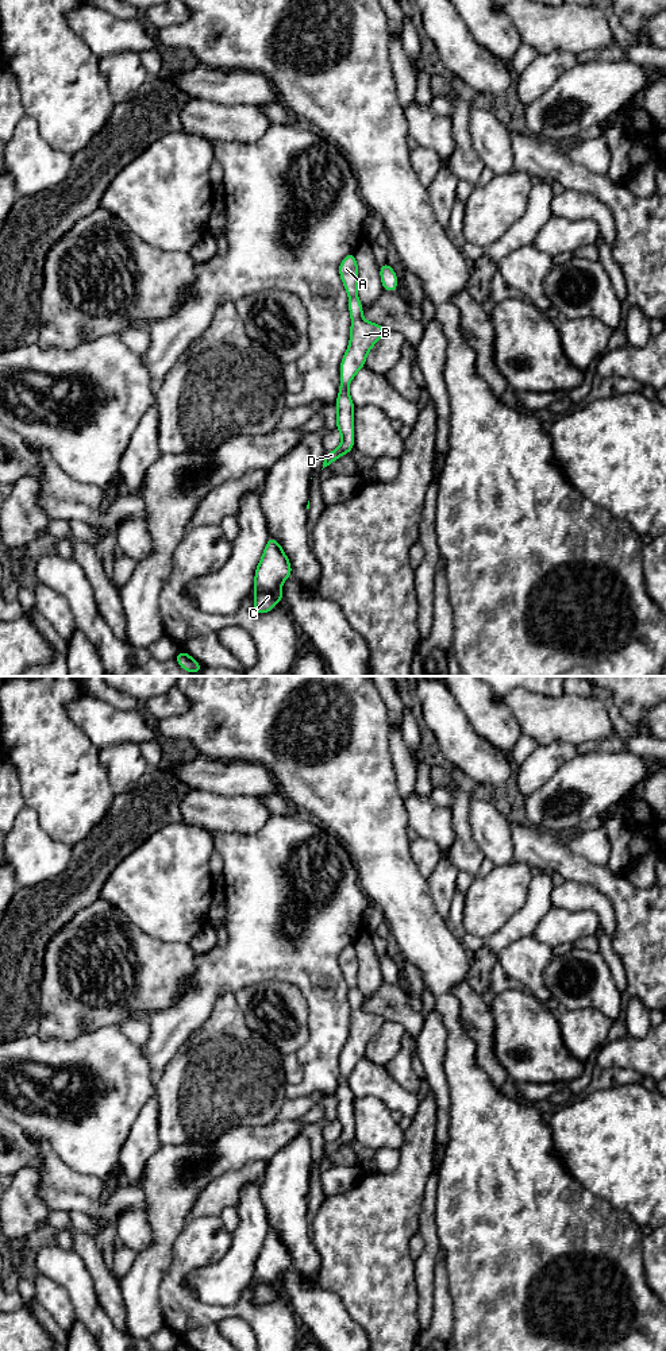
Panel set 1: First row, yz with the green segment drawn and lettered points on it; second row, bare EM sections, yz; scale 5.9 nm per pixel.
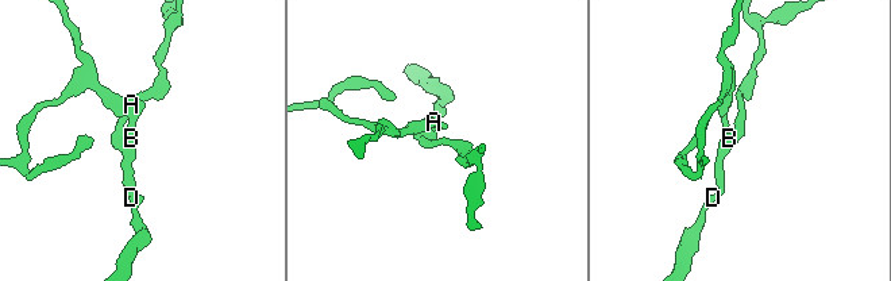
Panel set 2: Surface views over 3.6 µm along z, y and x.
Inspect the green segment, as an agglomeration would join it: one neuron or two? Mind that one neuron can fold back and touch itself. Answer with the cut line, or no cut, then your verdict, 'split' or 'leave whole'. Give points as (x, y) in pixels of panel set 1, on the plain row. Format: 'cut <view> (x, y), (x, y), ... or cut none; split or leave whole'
cut none; leave whole

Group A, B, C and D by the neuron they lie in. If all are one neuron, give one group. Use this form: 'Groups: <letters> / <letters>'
Groups: A B C D

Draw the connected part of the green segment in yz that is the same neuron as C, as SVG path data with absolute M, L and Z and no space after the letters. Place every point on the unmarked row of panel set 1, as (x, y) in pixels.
M270 1228L255 1261L254 1301L265 1305L284 1290L281 1274L292 1267L292 1258L280 1234Z

